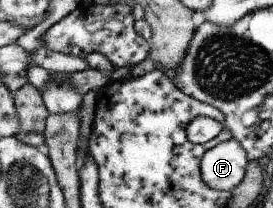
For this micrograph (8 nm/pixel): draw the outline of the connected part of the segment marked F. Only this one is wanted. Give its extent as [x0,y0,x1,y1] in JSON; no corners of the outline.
[200,137,248,191]

